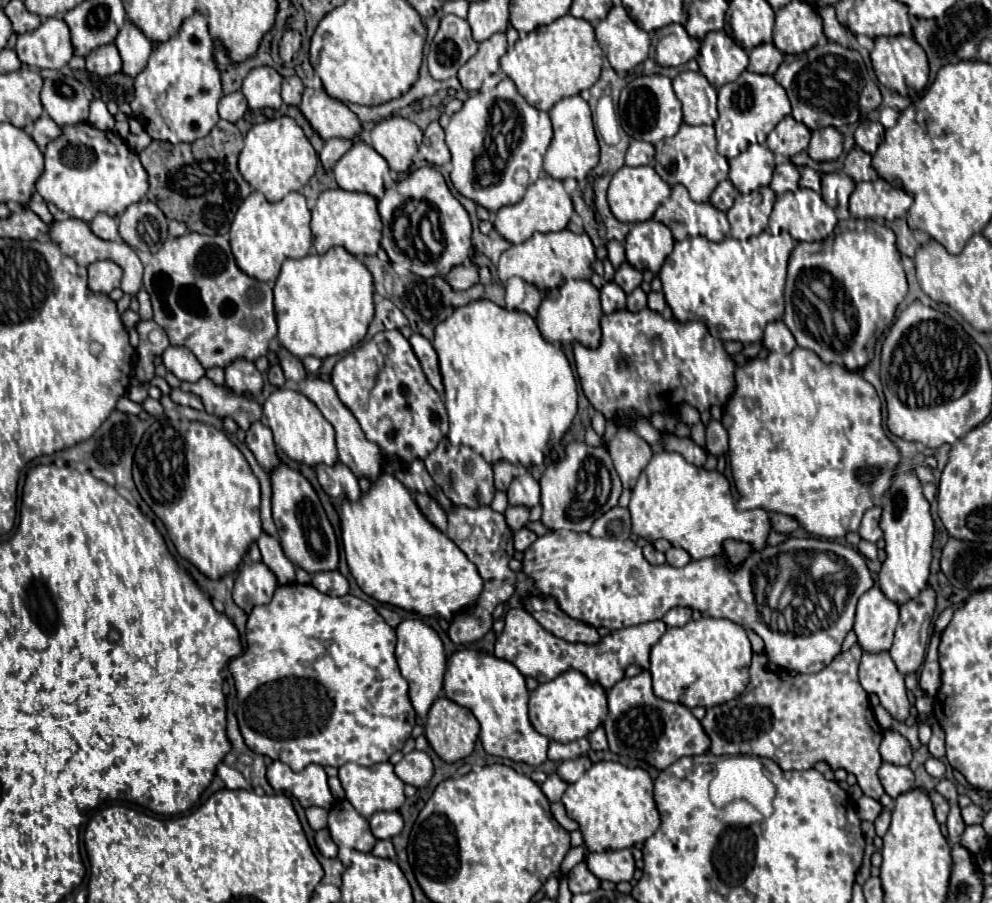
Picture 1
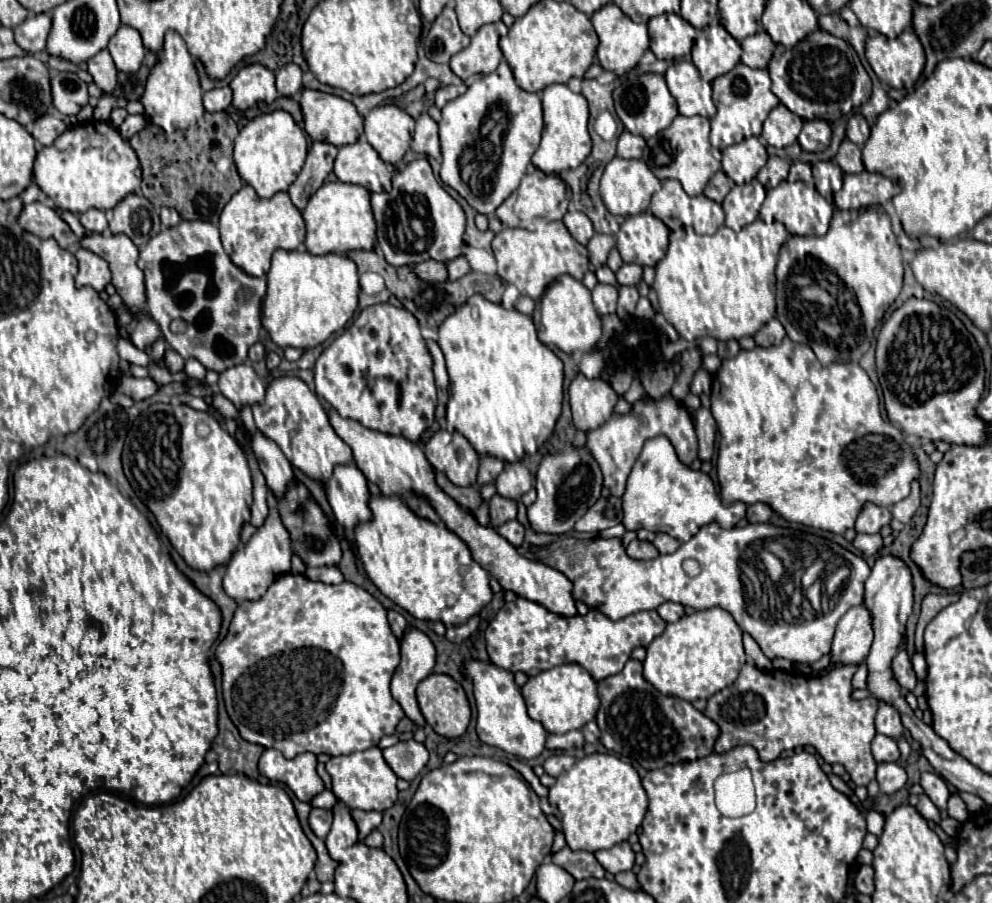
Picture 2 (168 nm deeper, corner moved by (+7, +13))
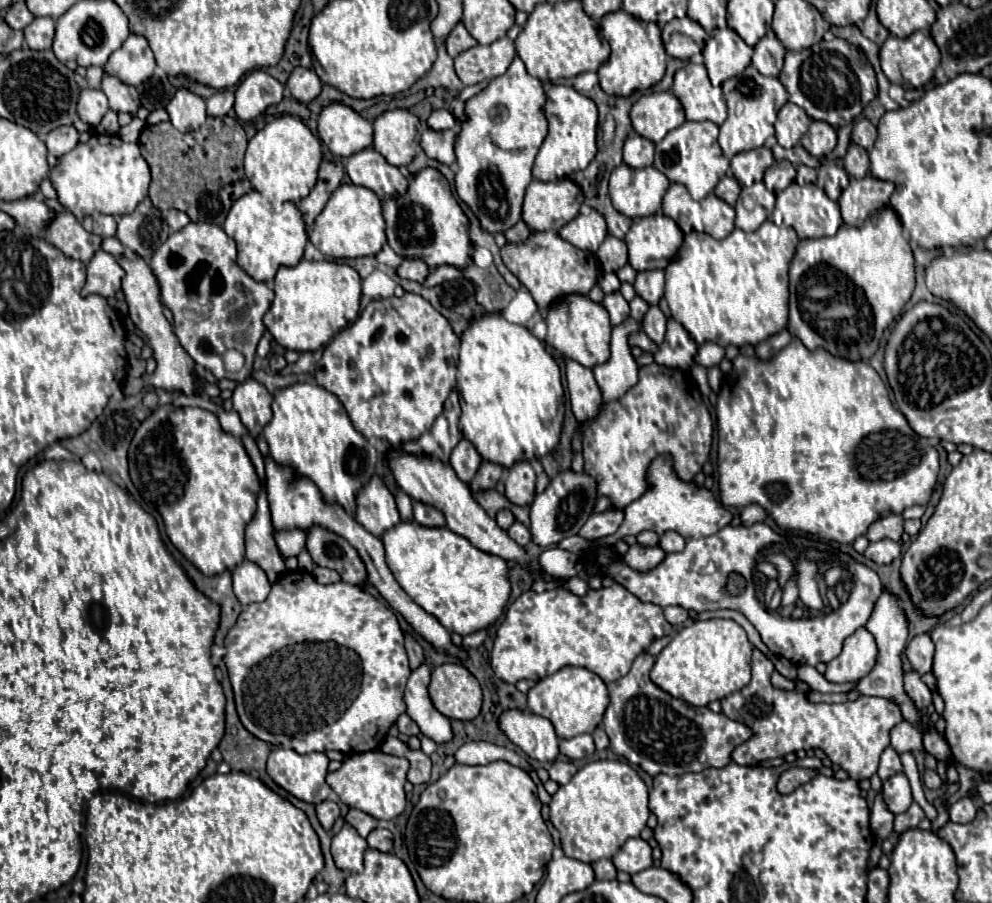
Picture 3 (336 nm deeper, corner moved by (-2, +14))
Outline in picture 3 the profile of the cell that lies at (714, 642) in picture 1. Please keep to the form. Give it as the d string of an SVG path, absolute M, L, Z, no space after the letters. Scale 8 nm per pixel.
M719 618L701 620L679 630L669 646L661 650L651 670L651 680L673 698L681 698L691 706L707 706L749 684L751 652L753 644L737 622Z

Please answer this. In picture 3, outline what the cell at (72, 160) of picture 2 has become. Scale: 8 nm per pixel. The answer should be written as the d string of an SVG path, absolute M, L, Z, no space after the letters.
M93 134L85 144L79 144L69 154L57 158L55 168L51 168L51 180L59 202L75 218L95 212L117 216L133 212L135 206L147 196L151 172L137 144L127 144L119 136Z

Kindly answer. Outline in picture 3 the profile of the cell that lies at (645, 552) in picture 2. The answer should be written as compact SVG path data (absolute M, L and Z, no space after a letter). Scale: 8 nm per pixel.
M635 544L627 550L627 554L623 556L623 562L633 570L653 570L653 566L657 566L663 558L665 558L665 552L659 546L649 548L649 546Z

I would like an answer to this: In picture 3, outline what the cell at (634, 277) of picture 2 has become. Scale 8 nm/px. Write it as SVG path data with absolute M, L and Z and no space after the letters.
M647 270L639 272L637 280L633 284L637 296L641 296L647 304L659 304L663 296L663 286L665 286L665 274L663 270Z

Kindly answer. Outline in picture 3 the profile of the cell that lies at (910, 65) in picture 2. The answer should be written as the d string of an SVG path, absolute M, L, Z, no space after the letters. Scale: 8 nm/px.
M929 32L909 38L889 36L881 46L881 68L885 76L905 90L925 86L939 66L939 50Z

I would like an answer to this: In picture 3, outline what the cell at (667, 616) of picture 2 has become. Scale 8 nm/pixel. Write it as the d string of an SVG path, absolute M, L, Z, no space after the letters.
M669 606L669 608L665 608L665 618L667 618L667 622L669 622L671 626L679 626L679 624L683 624L689 616L687 616L687 610L685 610L685 608L681 608L681 606Z

